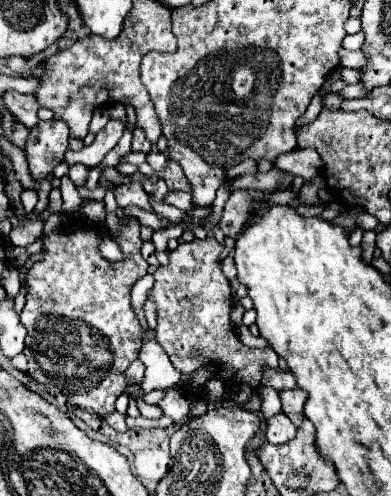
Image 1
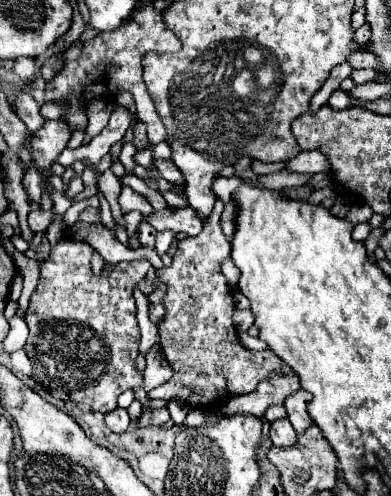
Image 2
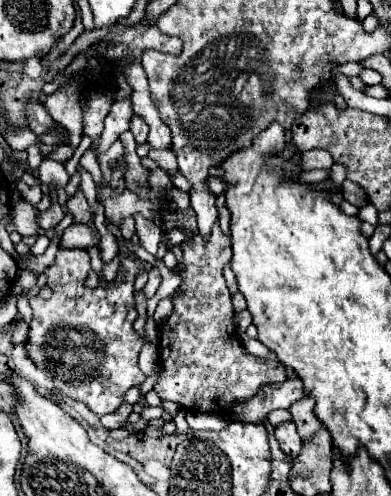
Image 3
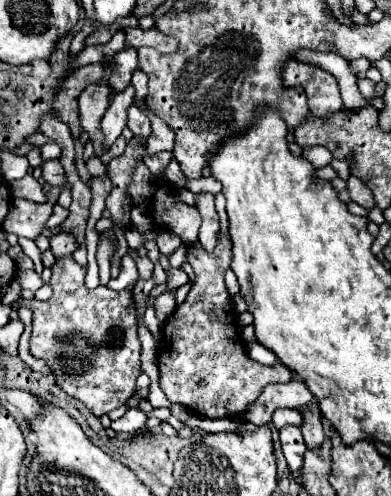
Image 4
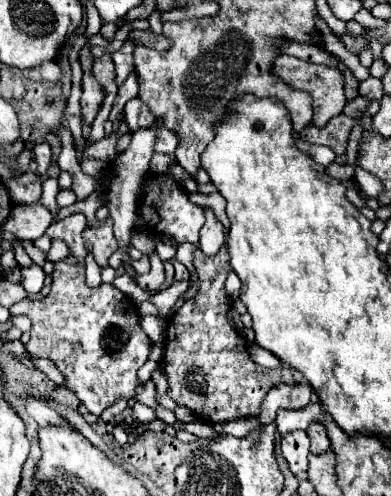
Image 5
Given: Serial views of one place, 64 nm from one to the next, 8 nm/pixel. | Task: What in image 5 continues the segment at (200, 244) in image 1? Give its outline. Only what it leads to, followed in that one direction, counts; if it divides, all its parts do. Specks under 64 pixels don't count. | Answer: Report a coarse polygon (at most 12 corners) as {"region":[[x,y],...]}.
{"region":[[226,246],[166,326],[168,396],[210,424],[258,416],[286,364],[228,324]]}

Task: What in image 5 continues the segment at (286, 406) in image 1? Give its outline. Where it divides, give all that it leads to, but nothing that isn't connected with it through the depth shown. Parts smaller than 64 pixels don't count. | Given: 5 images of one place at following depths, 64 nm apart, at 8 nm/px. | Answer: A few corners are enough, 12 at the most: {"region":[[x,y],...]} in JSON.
{"region":[[310,424],[310,452],[324,454],[330,440],[322,424]]}

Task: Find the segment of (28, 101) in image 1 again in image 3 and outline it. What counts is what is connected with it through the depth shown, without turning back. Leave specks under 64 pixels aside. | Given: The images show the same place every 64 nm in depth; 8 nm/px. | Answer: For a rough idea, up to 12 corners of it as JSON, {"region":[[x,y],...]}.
{"region":[[38,102],[28,104],[30,130],[36,136],[60,132],[60,124]]}

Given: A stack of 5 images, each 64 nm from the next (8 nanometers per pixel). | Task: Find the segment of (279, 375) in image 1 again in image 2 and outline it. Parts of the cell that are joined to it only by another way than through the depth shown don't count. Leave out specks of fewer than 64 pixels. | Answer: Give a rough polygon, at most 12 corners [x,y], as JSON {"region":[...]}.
{"region":[[270,376],[252,394],[226,400],[224,416],[262,418],[300,390],[298,376]]}

